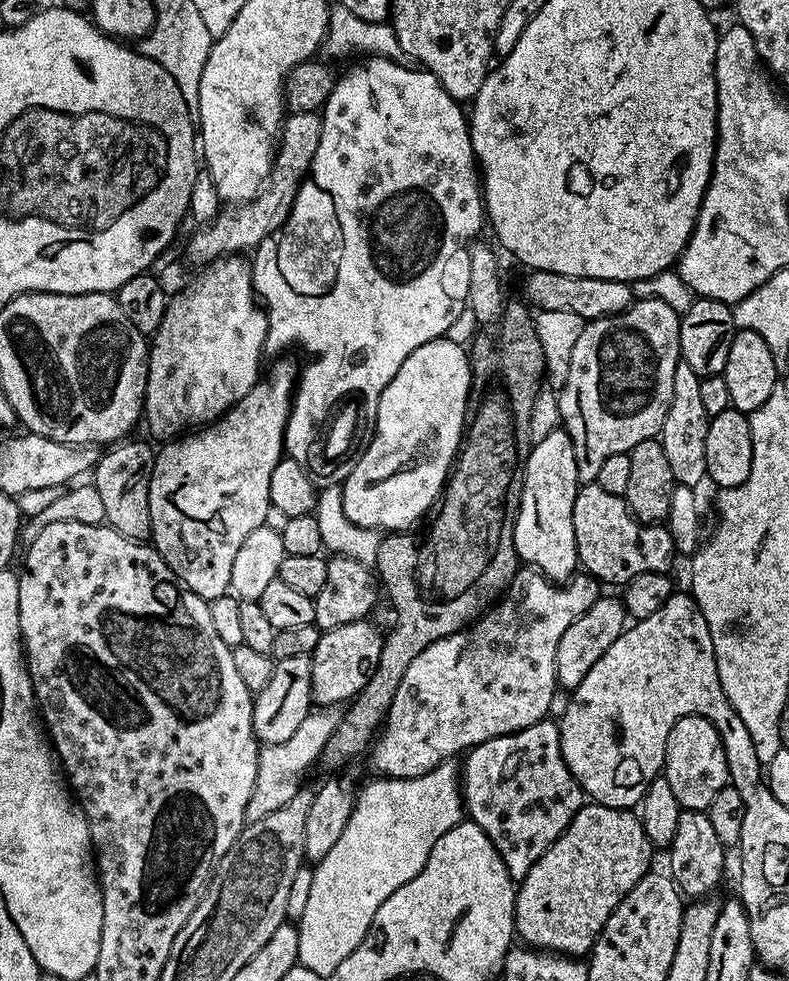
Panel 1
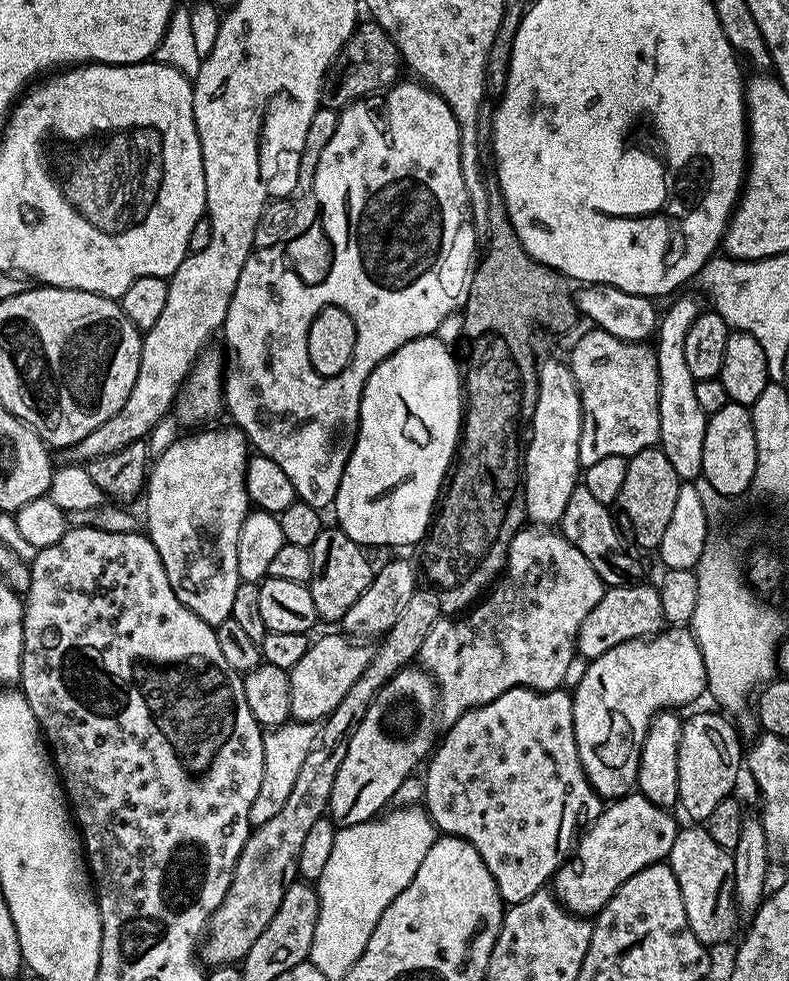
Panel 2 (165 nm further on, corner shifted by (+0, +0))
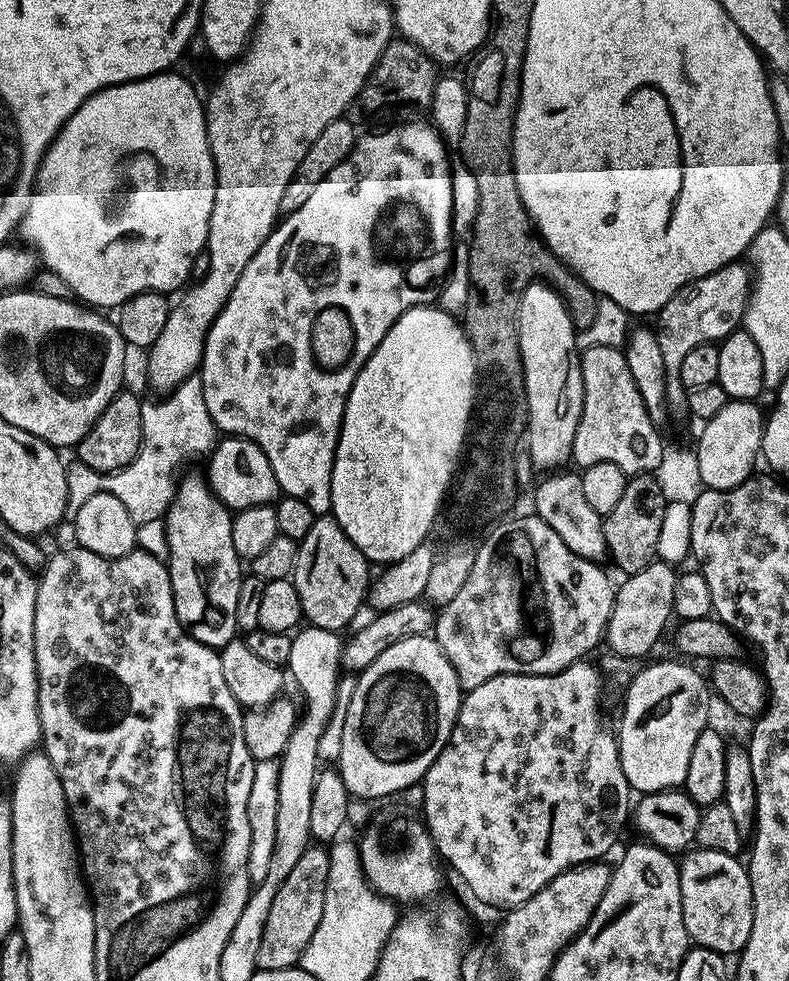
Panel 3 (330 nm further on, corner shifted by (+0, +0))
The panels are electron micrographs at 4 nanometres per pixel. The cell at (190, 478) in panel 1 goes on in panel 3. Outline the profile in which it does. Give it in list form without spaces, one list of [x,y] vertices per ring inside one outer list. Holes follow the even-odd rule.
[[[203,475],[188,476],[183,480],[184,477],[177,483],[176,496],[163,517],[174,610],[180,625],[195,640],[219,650],[238,636],[236,611],[242,561],[234,550],[233,513],[216,497]]]

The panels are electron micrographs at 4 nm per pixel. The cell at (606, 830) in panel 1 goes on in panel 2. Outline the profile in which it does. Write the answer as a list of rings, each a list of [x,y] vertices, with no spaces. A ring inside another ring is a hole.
[[[639,794],[611,801],[600,817],[583,829],[571,857],[556,872],[554,891],[560,903],[577,916],[595,917],[619,888],[638,874],[638,870],[667,861],[678,831],[678,823],[672,814],[669,809],[659,808],[650,802],[650,798]]]

